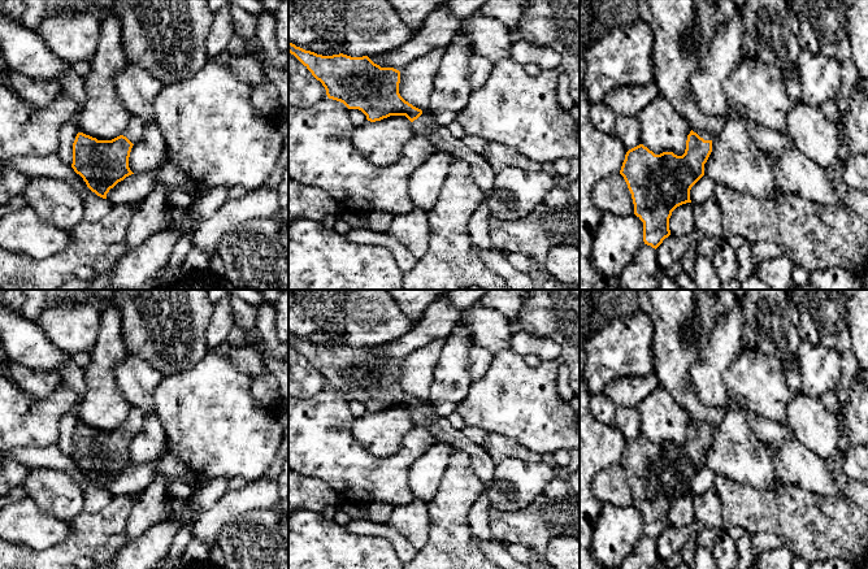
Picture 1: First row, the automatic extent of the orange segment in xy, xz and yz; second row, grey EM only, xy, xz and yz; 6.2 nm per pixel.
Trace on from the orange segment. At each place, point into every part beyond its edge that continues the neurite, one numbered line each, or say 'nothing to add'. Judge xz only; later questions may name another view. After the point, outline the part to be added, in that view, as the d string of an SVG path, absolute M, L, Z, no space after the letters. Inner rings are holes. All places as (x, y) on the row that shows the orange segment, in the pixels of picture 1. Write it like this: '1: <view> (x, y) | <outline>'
1: xz (482, 173) | M428 108L412 122L412 129L416 134L428 135L438 151L446 152L456 160L466 161L470 165L476 184L486 197L494 187L495 170L485 156L473 152L461 139L453 138L447 127L437 125Z

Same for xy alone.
1: xy (135, 129) | M131 116L122 135L126 136L133 144L136 144L143 138L146 127L147 121L140 117Z

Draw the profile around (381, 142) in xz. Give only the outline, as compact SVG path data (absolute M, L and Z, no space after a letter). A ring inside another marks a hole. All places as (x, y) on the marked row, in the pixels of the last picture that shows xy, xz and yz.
M390 116L355 127L352 142L368 161L376 166L387 166L398 161L404 144L415 135L412 122L405 116Z

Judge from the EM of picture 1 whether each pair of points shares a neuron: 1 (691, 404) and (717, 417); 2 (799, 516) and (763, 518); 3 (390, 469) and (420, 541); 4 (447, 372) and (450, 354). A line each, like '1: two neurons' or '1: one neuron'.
1: one neuron
2: one neuron
3: two neurons
4: one neuron

